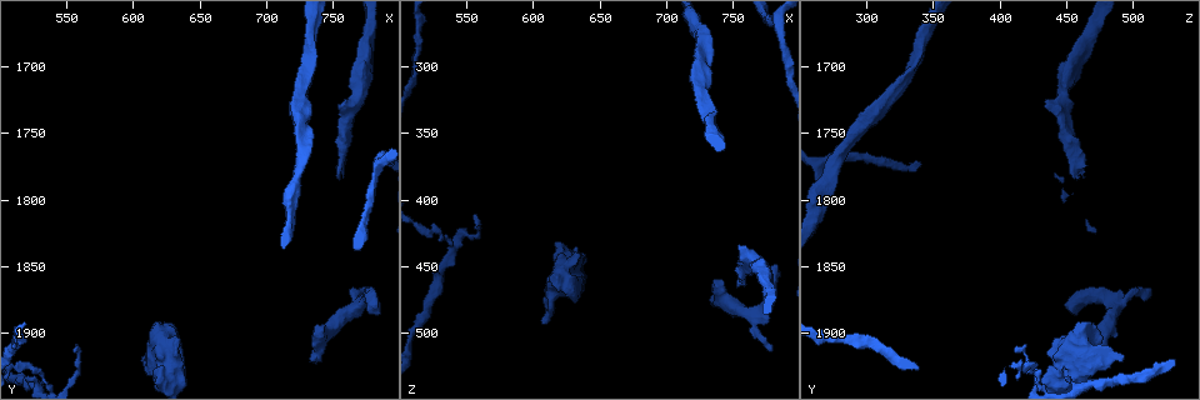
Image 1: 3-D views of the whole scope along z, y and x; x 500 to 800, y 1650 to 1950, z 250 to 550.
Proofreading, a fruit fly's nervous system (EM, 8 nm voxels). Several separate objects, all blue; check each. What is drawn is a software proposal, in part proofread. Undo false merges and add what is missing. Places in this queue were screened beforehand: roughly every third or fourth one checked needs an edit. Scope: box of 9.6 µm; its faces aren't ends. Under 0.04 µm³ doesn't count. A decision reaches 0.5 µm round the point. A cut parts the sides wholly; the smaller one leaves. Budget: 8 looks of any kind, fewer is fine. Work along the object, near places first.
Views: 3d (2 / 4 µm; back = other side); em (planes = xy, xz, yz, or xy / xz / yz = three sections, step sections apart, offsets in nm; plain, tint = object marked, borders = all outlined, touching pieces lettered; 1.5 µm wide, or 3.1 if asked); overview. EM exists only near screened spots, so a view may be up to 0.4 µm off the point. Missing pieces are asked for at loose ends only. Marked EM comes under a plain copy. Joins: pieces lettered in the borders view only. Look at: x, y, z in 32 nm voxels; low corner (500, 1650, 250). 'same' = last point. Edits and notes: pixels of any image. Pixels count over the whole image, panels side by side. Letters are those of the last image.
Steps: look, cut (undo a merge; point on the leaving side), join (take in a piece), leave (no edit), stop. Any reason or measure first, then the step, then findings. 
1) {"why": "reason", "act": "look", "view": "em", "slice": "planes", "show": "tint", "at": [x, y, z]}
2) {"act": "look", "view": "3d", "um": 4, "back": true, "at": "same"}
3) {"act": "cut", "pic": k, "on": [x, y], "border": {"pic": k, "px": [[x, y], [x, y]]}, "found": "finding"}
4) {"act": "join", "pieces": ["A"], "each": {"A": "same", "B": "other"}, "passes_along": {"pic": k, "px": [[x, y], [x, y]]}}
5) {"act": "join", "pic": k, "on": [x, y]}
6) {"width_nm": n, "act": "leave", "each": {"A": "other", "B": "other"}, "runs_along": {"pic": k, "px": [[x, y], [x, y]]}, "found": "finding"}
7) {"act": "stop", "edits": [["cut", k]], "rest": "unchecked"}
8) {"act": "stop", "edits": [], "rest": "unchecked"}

{"why": "free end", "act": "look", "view": "em", "slice": "yz", "step": 8, "show": "tint", "at": [738, 1898, 460]}

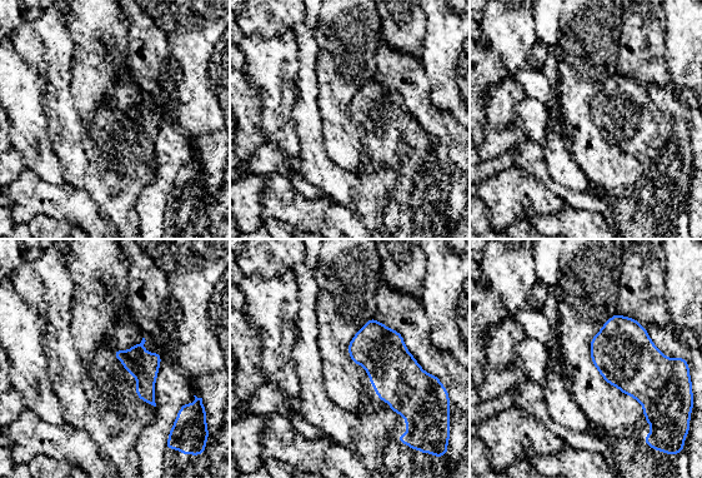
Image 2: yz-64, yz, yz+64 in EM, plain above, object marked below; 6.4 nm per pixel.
{"act": "look", "view": "em", "slice": "planes", "show": "borders", "at": "same"}

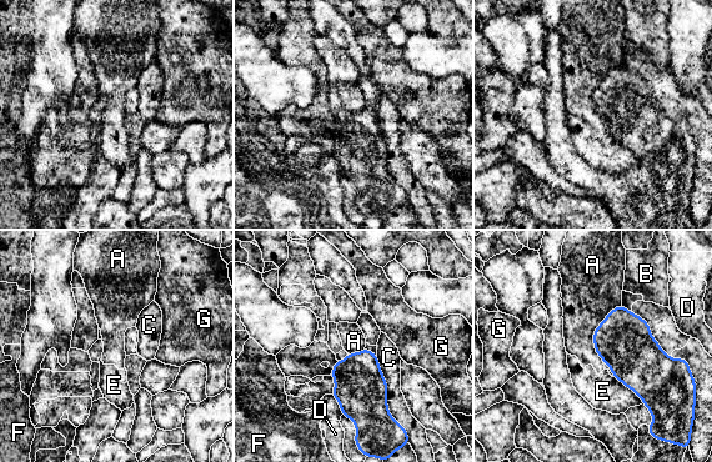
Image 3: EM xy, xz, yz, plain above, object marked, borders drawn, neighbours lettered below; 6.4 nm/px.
{"width_nm": 280, "act": "leave", "each": {"A": "other", "B": "other", "C": "other", "D": "other", "E": "other", "F": "other", "G": "other"}, "border": {"pic": 3, "px": [[621, 304], [593, 332], [602, 361]]}, "found": "no lettered piece goes on from it"}

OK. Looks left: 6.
{"why": "an open end", "act": "look", "view": "em", "slice": "planes", "show": "borders", "at": [756, 1782, 460]}

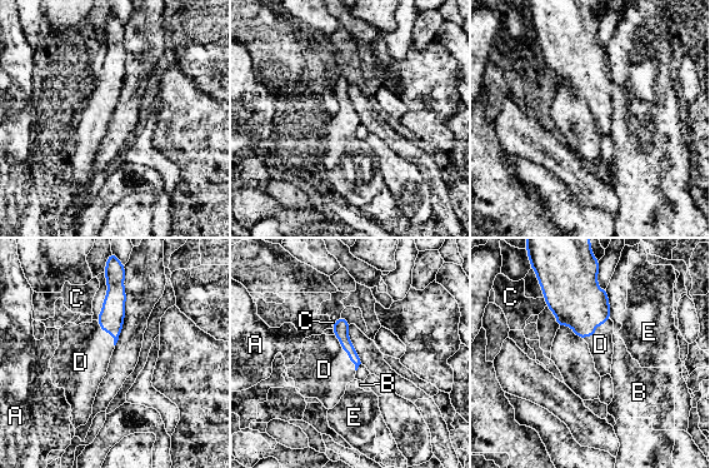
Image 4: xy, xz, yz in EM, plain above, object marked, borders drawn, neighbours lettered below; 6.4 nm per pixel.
{"act": "join", "pieces": ["D"], "each": {"A": "other", "B": "other", "C": "other", "D": "same", "E": "other"}, "passes_along": {"pic": 4, "px": [[340, 328], [346, 350], [324, 369]]}, "found": "it goes on there"}

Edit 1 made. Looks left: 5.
{"why": "free end", "act": "look", "view": "em", "slice": "yz", "step": 8, "show": "borders", "at": [756, 1732, 434]}

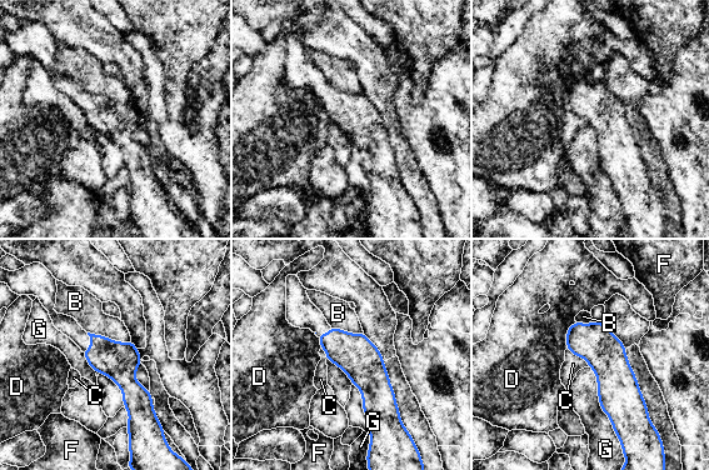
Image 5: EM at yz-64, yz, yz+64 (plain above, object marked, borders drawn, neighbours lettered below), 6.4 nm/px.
{"why": "cut it another way", "act": "look", "view": "em", "slice": "planes", "show": "borders", "at": "same"}

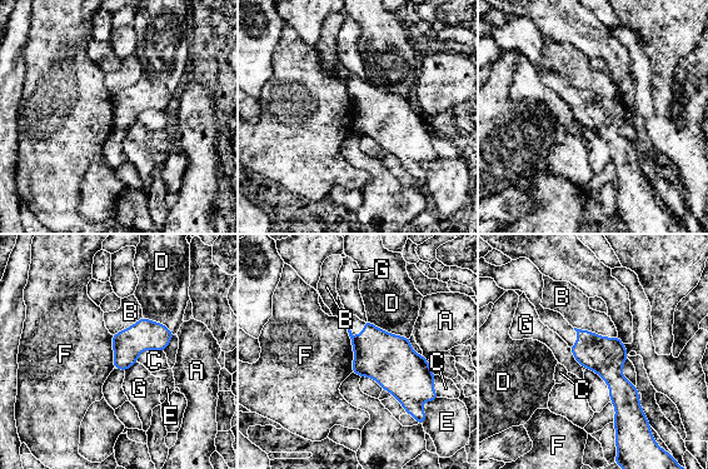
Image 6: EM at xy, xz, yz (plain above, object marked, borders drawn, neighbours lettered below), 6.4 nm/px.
{"act": "leave", "each": {"A": "other", "B": "other", "C": "other", "D": "other", "E": "other", "F": "other", "G": "other"}, "border": {"pic": 6, "px": [[569, 348], [573, 357], [584, 367]]}, "found": "none of them fits"}

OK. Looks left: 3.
{"act": "stop", "edits": [["join", 4]], "rest": "unchecked"}

